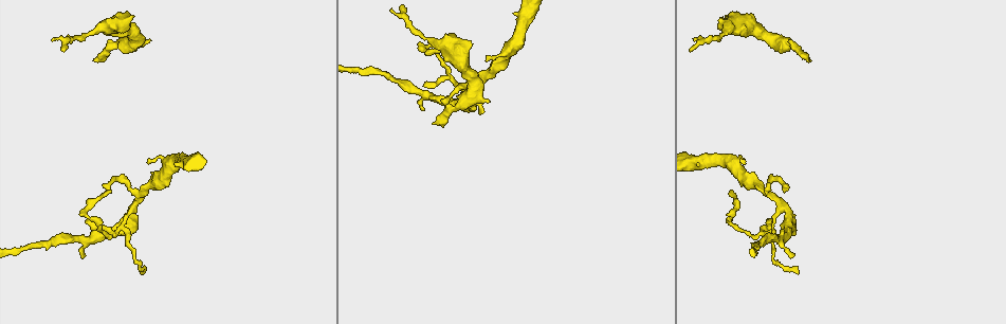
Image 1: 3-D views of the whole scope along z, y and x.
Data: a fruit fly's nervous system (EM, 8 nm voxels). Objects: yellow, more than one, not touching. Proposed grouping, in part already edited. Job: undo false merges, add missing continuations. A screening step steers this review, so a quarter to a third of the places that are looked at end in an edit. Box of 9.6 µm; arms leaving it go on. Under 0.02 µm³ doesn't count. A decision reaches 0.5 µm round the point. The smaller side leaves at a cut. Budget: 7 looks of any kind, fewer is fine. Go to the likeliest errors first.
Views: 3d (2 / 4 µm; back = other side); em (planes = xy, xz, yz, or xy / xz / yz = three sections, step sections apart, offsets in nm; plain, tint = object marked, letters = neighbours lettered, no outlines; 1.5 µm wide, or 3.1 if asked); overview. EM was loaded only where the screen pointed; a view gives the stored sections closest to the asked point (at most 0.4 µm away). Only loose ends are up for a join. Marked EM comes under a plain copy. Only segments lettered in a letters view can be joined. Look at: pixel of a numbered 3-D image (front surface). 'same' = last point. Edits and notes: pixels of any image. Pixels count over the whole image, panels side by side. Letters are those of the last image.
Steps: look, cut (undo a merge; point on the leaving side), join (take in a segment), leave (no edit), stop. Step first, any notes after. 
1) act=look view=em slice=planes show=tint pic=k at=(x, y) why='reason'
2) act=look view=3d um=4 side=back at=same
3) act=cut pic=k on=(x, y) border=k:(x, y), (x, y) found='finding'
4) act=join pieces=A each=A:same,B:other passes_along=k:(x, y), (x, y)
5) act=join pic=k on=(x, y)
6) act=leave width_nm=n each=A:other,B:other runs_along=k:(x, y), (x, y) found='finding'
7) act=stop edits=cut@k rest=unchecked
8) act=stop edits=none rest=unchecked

act=look view=em slice=planes show=letters pic=1 at=(435, 124) why='end of a long branch'

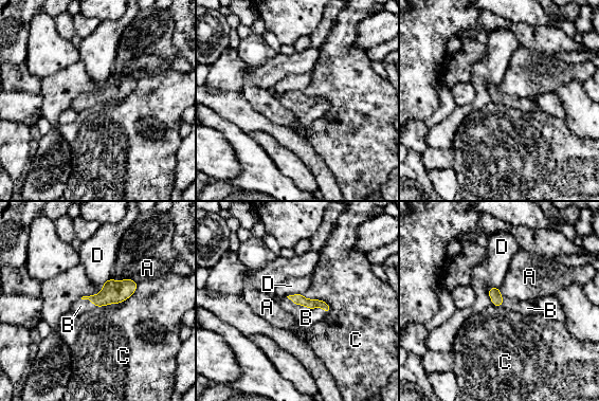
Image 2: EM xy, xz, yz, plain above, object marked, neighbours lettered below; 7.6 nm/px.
act=join pieces=B longest_contact=C:360nm each=A:other,B:same,C:other,D:other passes_along=2:(297, 298), (306, 306), (306, 317) found='the cell continues'

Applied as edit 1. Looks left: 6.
act=look view=3d um=4 side=back pic=1 at=(86, 220) why='an open end'

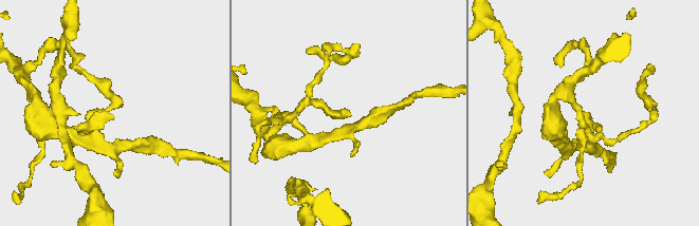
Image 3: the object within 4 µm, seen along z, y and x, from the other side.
act=look view=em slice=planes show=letters pic=3 at=(585, 114)

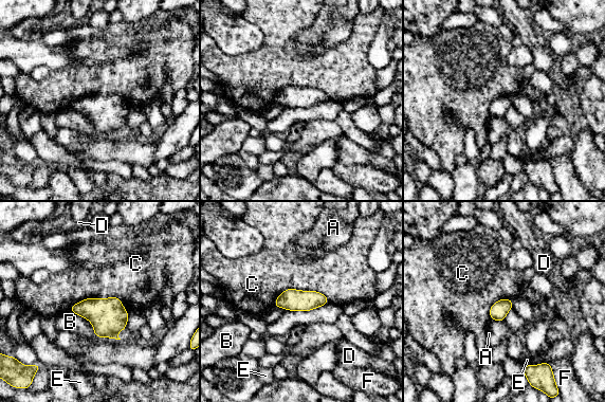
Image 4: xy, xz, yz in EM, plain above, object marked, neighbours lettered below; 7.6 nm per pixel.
act=leave each=A:other,B:other,C:other,D:other,E:other,F:other border=4:(329, 302), (286, 289), (274, 306) found='none of them fits'

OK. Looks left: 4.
act=stop edits=join@2 rest=unchecked

